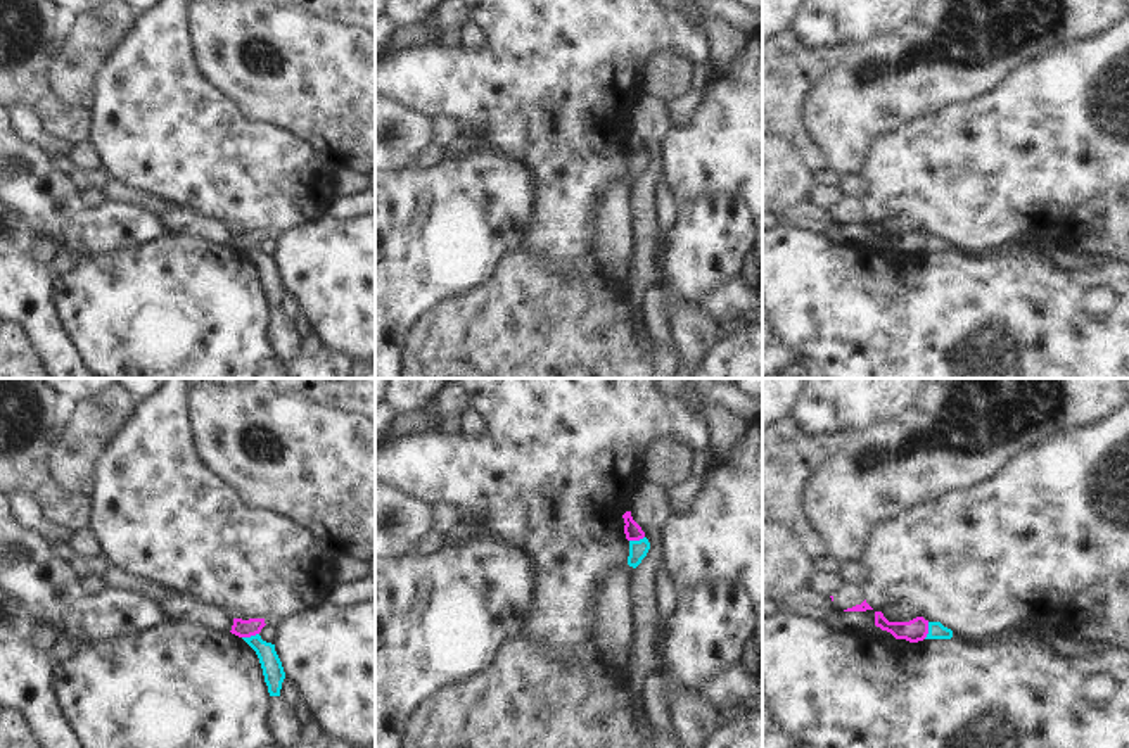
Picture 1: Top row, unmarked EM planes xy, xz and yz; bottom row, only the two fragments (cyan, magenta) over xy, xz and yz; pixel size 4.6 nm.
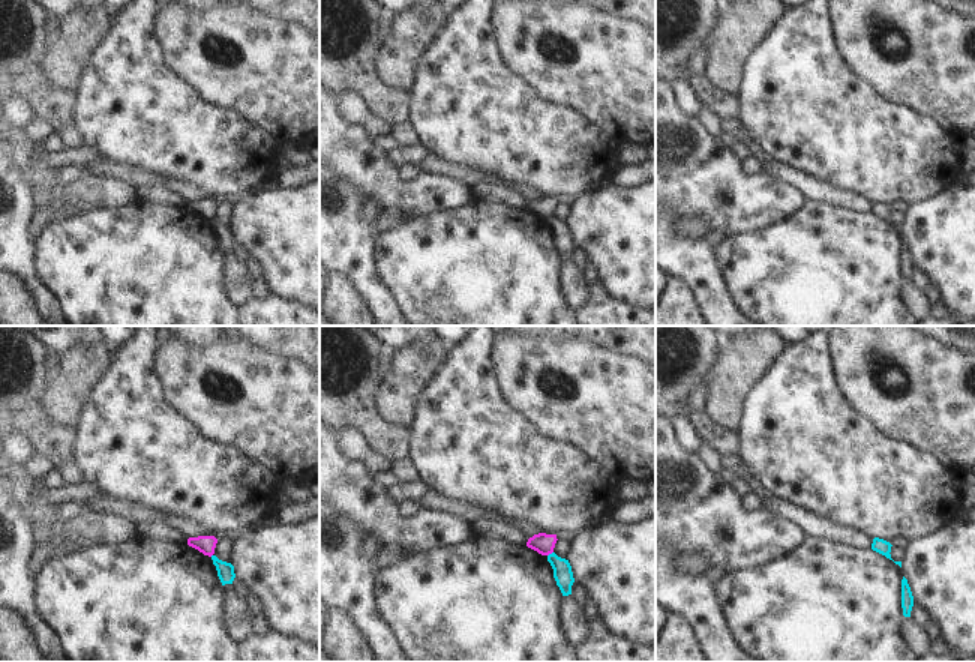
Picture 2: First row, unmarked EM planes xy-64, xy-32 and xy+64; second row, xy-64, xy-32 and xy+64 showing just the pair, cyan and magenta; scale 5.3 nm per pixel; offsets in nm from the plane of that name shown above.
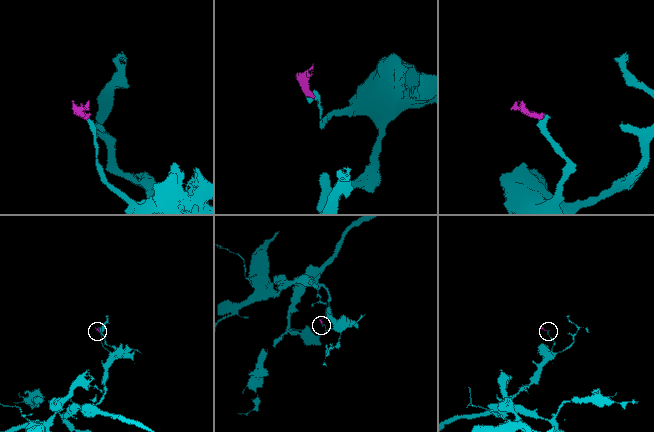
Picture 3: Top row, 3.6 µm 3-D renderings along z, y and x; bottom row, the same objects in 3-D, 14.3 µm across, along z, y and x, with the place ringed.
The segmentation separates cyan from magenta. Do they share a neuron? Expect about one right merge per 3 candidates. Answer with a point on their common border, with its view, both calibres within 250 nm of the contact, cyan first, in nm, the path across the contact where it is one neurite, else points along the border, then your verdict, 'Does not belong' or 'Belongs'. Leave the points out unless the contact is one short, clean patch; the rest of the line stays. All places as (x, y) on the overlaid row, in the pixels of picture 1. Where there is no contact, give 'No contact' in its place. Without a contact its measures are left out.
Touches cyan at xy (251, 636). Thickness 100 nm (cyan) against 80 nm. Boundary: xy (258, 633), (242, 638). Does not belong.

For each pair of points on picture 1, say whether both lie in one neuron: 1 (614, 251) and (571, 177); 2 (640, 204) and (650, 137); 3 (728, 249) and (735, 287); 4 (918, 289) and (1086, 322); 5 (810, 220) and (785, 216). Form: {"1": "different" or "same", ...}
{"1": "different", "2": "same", "3": "different", "4": "same", "5": "same"}

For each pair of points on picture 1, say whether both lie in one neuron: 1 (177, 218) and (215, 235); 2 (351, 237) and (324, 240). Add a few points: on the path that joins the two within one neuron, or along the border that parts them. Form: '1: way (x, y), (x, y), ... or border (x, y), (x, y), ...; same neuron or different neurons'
1: way (185, 221), (206, 228); same neuron
2: way (344, 240), (331, 240); same neuron

